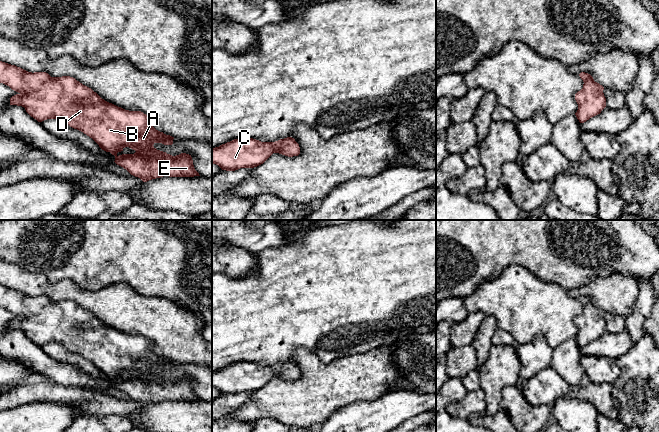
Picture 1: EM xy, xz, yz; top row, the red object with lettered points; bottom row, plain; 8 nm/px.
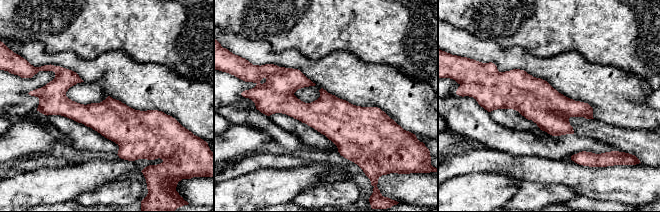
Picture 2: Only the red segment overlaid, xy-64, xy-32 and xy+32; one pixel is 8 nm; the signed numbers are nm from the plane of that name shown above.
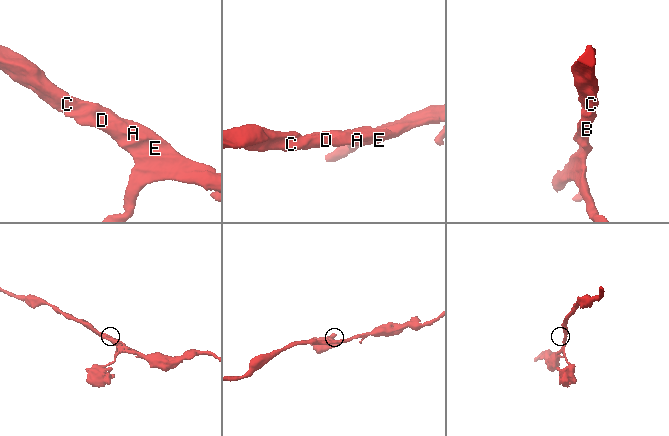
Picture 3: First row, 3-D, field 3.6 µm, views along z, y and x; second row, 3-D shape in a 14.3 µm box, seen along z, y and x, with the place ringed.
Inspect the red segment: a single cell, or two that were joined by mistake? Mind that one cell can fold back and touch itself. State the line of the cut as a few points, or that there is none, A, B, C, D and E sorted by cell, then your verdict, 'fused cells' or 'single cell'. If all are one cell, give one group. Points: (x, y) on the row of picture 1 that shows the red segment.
no cut | A B C D E | single cell

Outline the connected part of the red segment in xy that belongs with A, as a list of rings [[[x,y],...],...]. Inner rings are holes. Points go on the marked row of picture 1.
[[[0,61],[0,83],[9,86],[17,94],[10,98],[10,105],[22,106],[26,112],[42,122],[47,119],[60,119],[70,127],[77,129],[90,138],[92,138],[99,147],[110,152],[115,156],[115,163],[126,169],[131,175],[140,178],[143,182],[163,176],[169,177],[194,177],[200,176],[195,170],[191,155],[181,153],[176,156],[167,154],[166,152],[157,150],[153,145],[162,143],[164,145],[172,145],[174,137],[166,135],[163,132],[156,130],[152,126],[152,120],[141,111],[129,111],[109,103],[102,99],[91,88],[83,85],[75,78],[70,76],[51,77],[46,72],[28,72],[20,67]],[[125,147],[129,147],[136,152],[134,154],[117,155],[123,151]]]

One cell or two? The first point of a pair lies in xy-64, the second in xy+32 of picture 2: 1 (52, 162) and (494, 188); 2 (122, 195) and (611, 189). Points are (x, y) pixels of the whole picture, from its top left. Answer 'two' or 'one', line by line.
1: two
2: two

